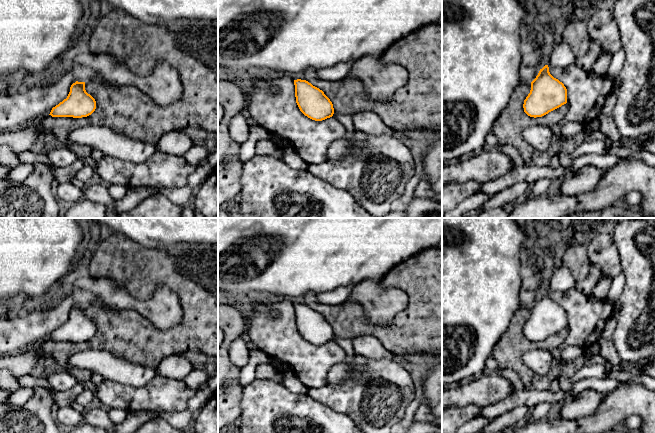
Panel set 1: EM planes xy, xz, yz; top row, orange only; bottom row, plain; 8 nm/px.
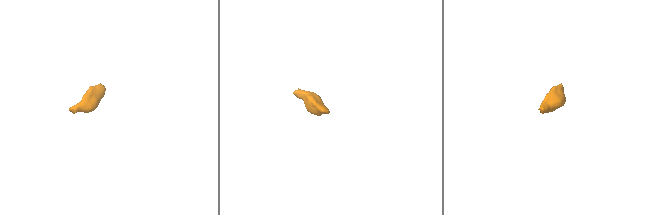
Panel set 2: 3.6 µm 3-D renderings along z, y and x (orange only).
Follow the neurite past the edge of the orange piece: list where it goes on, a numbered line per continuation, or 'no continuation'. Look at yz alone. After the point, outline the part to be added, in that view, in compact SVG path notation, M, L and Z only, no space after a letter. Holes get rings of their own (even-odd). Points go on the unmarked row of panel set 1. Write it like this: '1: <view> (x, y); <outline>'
no continuation

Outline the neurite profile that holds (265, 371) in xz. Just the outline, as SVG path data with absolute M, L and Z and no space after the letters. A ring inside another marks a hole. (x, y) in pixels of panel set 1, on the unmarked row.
M269 363L259 364L255 369L255 379L272 380L280 383L282 374L283 371L276 369Z

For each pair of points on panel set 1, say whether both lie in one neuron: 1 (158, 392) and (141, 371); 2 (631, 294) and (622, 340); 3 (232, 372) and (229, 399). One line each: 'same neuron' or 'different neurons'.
1: different neurons
2: same neuron
3: same neuron

